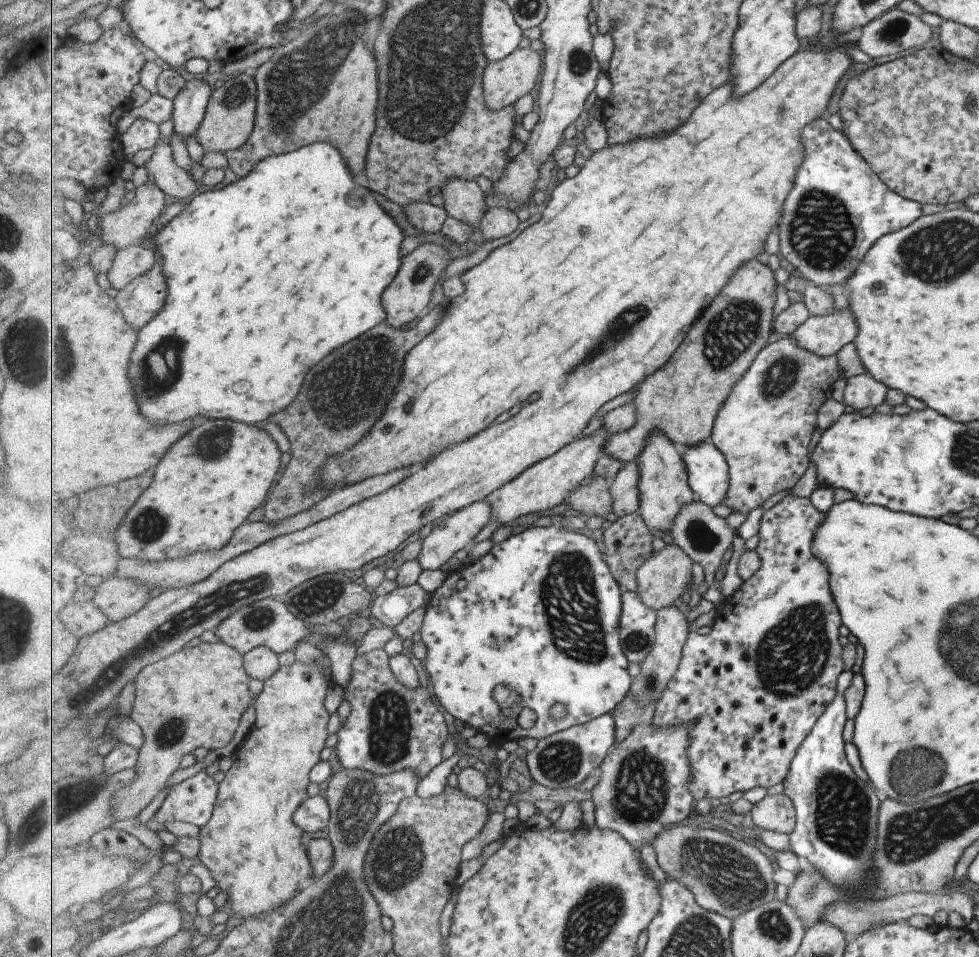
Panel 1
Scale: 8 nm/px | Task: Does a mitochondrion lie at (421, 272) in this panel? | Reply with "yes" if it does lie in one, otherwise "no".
yes

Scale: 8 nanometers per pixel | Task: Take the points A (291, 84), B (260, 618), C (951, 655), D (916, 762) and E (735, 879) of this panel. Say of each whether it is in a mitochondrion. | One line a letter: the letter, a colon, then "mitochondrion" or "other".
A: mitochondrion
B: mitochondrion
C: mitochondrion
D: mitochondrion
E: mitochondrion

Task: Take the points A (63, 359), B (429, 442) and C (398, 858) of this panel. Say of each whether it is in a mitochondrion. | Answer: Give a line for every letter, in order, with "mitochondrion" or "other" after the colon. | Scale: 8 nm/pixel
A: mitochondrion
B: other
C: mitochondrion

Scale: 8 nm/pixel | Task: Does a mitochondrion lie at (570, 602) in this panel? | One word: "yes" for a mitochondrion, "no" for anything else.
yes

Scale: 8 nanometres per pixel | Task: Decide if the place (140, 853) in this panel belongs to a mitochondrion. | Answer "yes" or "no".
no

